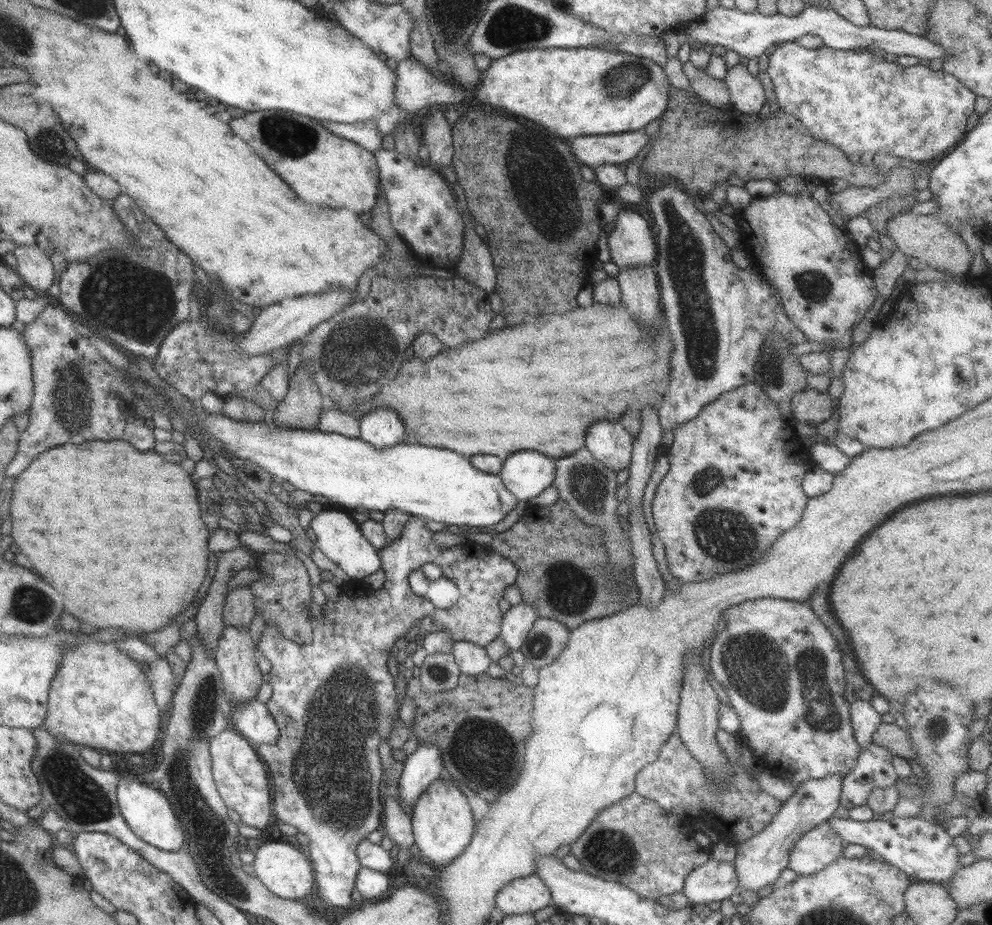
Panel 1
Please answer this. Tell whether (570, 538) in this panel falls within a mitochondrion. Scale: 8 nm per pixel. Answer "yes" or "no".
no

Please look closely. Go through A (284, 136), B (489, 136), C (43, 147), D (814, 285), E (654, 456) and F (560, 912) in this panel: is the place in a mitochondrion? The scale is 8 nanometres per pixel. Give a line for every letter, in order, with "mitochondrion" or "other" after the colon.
A: mitochondrion
B: mitochondrion
C: mitochondrion
D: mitochondrion
E: other
F: other

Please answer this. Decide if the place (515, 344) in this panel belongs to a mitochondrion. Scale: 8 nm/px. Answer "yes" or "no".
no

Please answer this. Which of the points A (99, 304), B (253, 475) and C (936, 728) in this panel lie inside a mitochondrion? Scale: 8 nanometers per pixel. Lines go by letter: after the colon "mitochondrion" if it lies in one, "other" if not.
A: mitochondrion
B: other
C: mitochondrion

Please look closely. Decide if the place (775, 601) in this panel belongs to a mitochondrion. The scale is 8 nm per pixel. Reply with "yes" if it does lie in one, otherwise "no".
no

